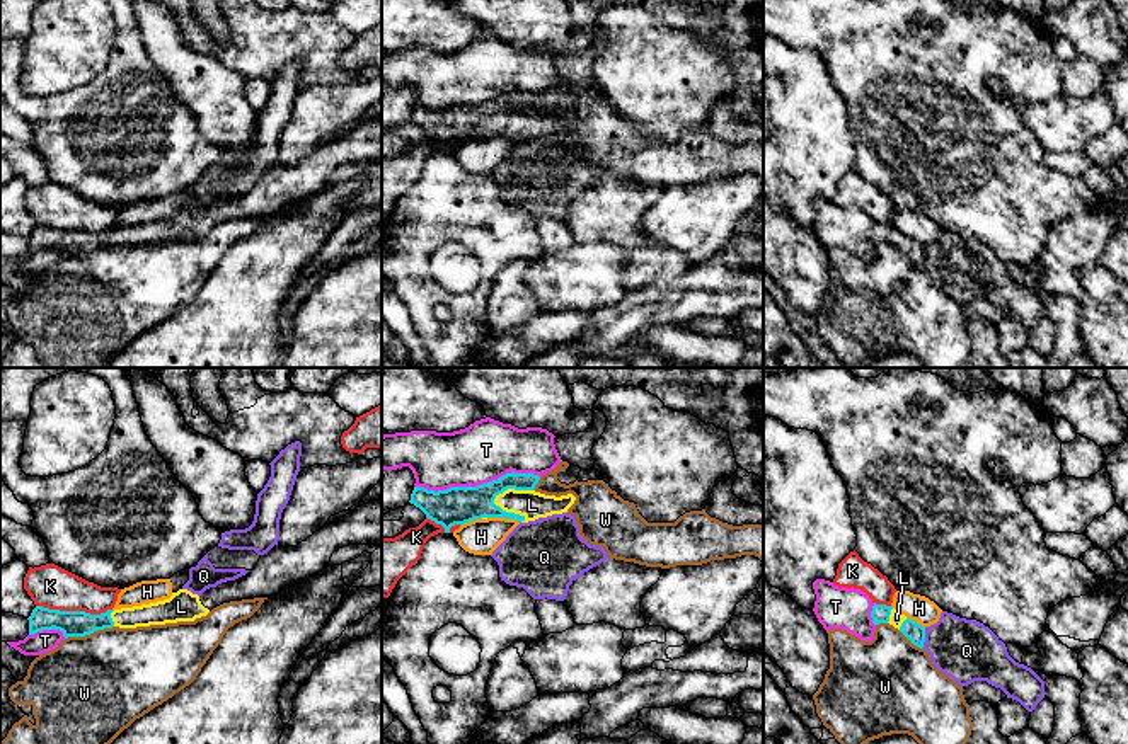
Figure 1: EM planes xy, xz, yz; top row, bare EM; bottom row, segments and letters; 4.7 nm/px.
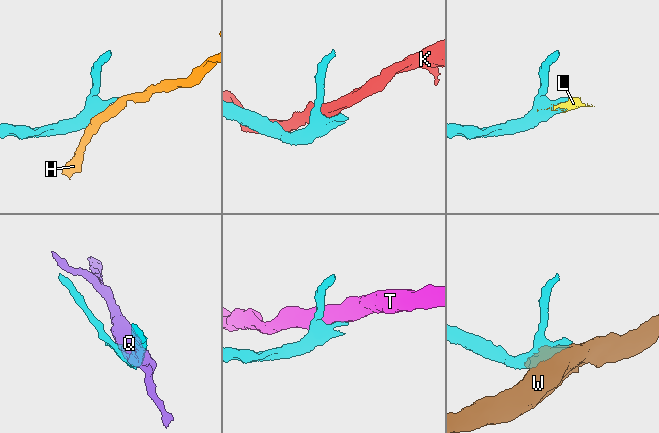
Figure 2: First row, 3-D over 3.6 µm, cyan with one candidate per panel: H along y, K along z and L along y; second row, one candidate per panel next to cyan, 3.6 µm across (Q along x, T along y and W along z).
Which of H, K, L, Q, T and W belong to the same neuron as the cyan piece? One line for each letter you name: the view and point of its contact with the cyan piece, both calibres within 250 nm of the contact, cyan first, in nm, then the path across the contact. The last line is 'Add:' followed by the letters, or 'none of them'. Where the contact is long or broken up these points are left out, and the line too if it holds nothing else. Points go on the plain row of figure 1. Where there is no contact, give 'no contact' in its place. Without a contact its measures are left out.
L: meets cyan in xz at (512, 106); 180 nm thick on the cyan side, 130 nm on the other
Add: L

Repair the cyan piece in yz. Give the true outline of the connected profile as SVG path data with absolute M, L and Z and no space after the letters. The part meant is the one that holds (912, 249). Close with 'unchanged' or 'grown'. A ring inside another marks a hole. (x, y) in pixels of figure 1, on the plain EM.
M876 223L872 225L871 237L874 243L889 242L898 247L913 264L924 267L925 247L901 233L893 225Z; grown

